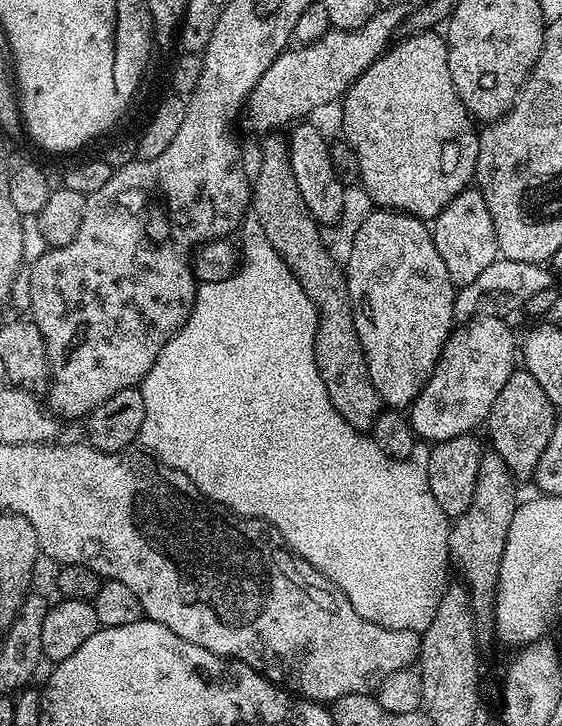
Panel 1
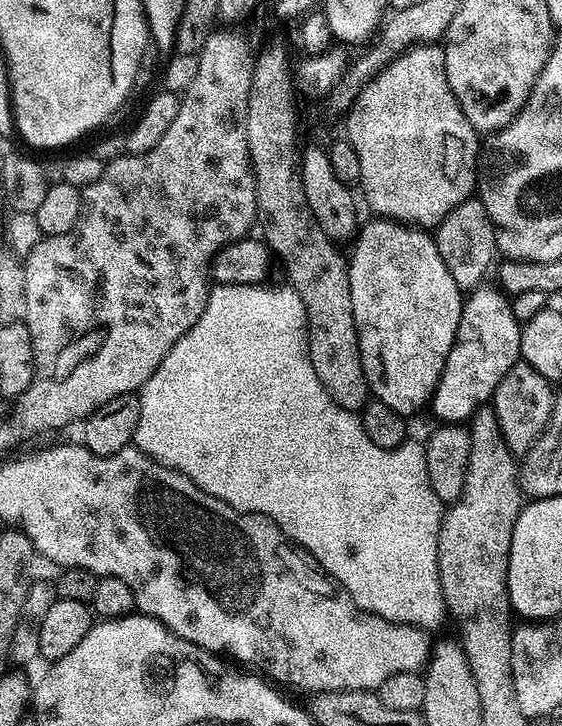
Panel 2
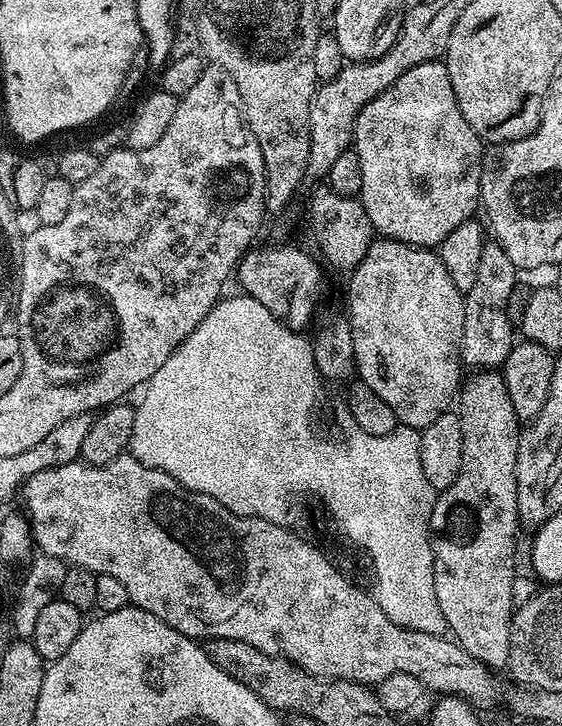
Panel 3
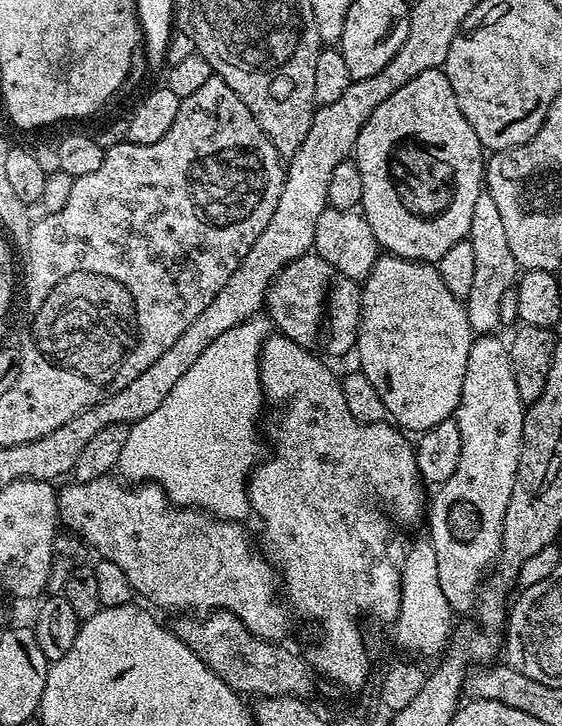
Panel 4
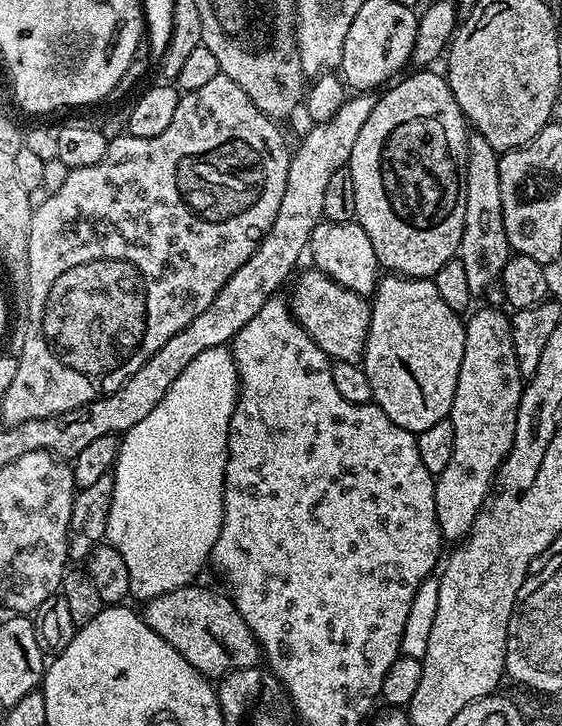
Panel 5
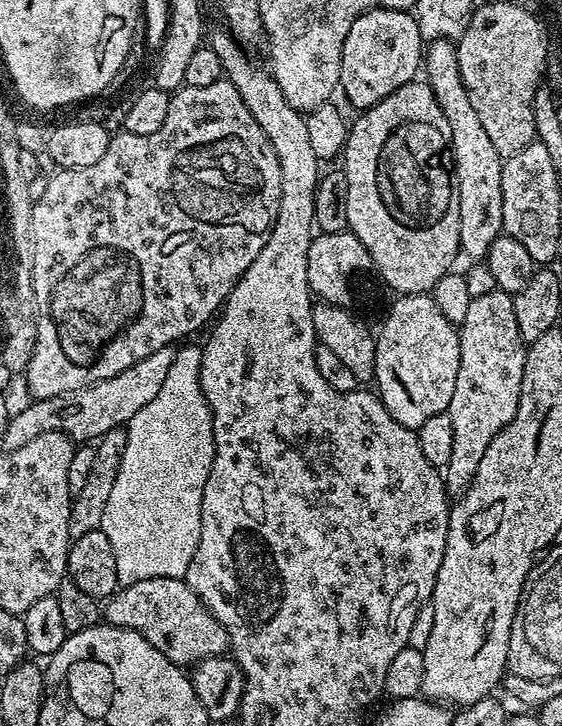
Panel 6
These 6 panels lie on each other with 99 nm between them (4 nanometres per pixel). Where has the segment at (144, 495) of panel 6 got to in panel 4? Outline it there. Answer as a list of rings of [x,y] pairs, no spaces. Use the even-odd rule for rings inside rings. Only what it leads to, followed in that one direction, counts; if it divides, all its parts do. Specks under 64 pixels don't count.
[[[260,314],[226,330],[226,334],[218,334],[218,338],[198,354],[198,362],[178,378],[162,406],[129,427],[118,465],[119,475],[128,482],[157,484],[179,507],[211,512],[220,520],[247,521],[250,516],[248,478],[258,463],[256,419],[260,416],[260,407],[266,404],[264,391],[260,389],[260,347],[269,335],[269,321]]]

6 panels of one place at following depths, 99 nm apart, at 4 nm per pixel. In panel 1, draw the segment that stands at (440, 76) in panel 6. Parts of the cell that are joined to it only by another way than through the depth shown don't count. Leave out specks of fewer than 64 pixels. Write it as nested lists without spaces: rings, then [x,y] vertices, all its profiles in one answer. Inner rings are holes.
[[[477,314],[463,326],[457,327],[440,352],[440,360],[436,369],[426,382],[426,386],[418,394],[418,398],[407,409],[408,425],[413,436],[424,442],[439,442],[466,436],[477,431],[476,427],[483,425],[490,414],[490,406],[494,406],[494,398],[498,398],[502,386],[512,377],[518,368],[518,336],[508,329],[504,320],[496,316]]]

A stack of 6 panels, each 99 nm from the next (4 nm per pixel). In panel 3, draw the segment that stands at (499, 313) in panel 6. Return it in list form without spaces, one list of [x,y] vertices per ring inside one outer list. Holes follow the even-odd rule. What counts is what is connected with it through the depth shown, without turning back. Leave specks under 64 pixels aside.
[[[480,370],[463,381],[458,392],[458,415],[462,422],[462,470],[454,486],[439,493],[432,507],[432,565],[434,594],[446,618],[451,639],[487,668],[507,669],[510,658],[512,587],[516,584],[516,531],[522,528],[516,493],[516,455],[520,449],[521,423],[510,406],[503,375],[496,370]]]

